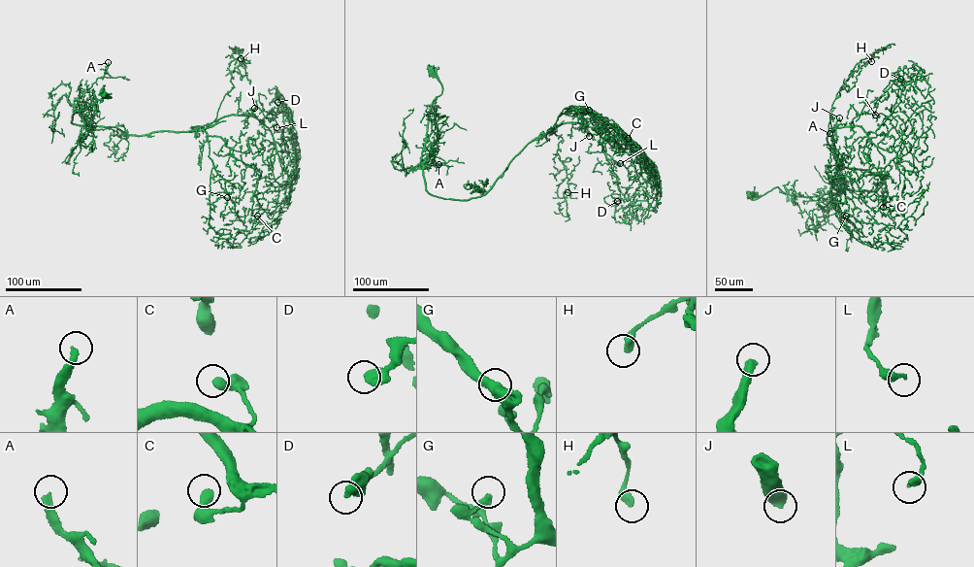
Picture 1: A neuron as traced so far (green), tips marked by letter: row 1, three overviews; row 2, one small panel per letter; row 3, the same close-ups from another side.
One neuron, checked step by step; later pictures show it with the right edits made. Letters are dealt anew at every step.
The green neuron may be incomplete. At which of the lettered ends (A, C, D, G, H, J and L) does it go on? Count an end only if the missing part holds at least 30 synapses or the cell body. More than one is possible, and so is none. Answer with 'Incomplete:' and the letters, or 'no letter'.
Incomplete: A, J

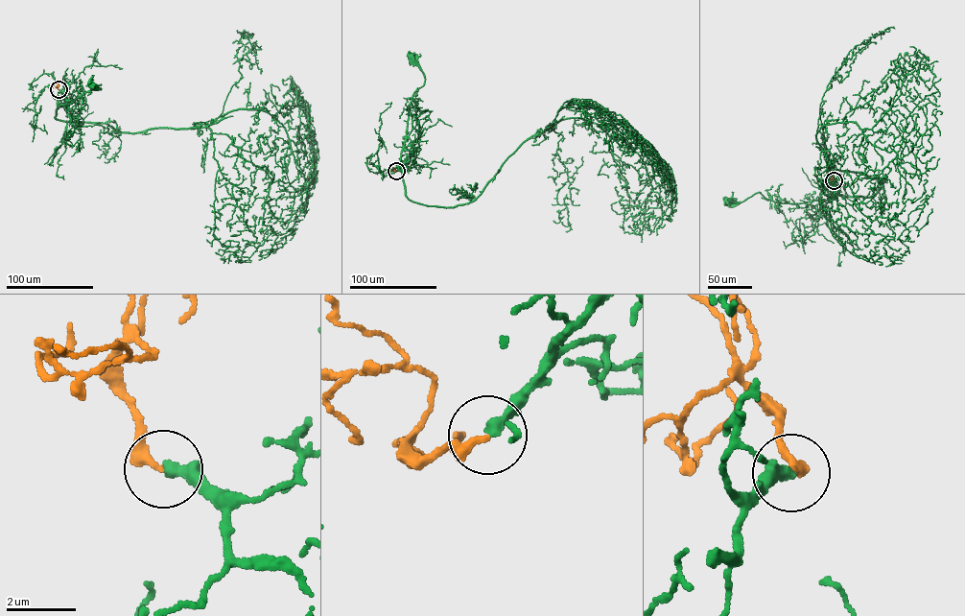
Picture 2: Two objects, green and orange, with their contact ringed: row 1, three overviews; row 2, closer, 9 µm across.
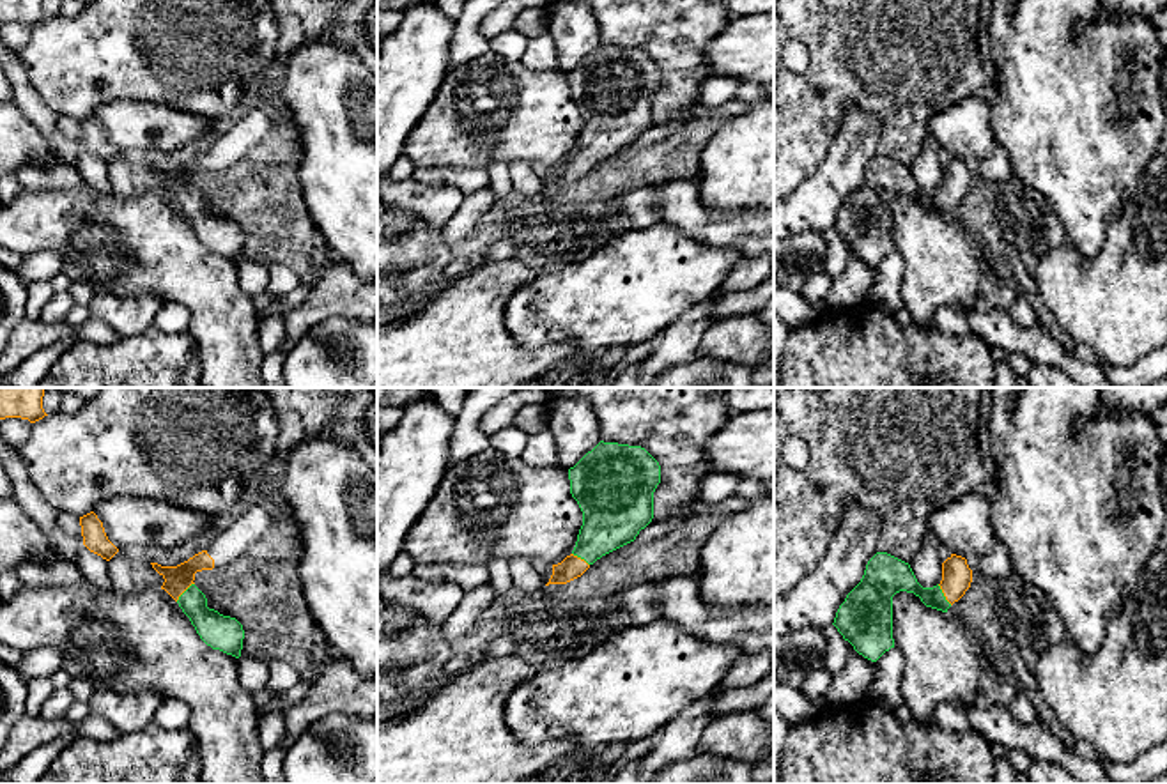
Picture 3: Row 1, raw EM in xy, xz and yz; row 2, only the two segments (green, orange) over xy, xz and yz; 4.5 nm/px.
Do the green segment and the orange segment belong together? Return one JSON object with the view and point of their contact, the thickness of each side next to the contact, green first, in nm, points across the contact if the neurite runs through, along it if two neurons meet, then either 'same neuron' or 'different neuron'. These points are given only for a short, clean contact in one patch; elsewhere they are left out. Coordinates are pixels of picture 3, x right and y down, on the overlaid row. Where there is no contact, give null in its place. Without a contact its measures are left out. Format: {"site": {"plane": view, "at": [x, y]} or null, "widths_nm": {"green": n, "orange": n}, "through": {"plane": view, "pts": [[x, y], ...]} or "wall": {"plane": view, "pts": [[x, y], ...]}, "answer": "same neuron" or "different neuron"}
{"site": {"plane": "yz", "at": [942, 595]}, "widths_nm": {"green": 160, "orange": 140}, "through": {"plane": "yz", "pts": [[891, 576], [927, 595], [942, 595], [955, 583], [957, 576]]}, "answer": "same neuron"}

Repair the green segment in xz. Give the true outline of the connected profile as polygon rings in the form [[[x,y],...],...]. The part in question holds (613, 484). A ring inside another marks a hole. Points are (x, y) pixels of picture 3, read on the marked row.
[[[600,441],[568,469],[568,480],[583,526],[572,554],[553,565],[545,586],[581,577],[597,559],[636,540],[653,519],[661,465],[641,446]]]

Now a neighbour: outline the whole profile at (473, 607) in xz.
[[[485,584],[464,593],[459,607],[443,626],[443,637],[457,648],[475,628],[487,618],[487,611],[494,605],[496,593]]]

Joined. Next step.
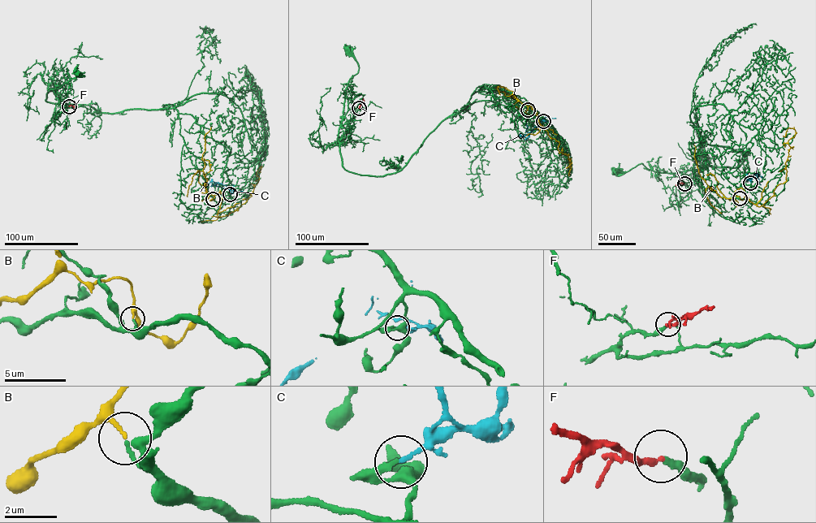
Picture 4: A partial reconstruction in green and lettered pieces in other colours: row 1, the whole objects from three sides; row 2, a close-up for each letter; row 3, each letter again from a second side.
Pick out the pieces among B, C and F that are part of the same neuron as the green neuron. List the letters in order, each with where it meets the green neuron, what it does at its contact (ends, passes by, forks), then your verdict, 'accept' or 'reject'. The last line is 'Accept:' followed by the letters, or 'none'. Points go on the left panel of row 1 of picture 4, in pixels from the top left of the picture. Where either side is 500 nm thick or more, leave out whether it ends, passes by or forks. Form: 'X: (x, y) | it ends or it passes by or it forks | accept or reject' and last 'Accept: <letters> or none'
B: (213, 199) | it ends | reject
C: (230, 194) | it ends | reject
F: (69, 106) | it ends | accept
Accept: F

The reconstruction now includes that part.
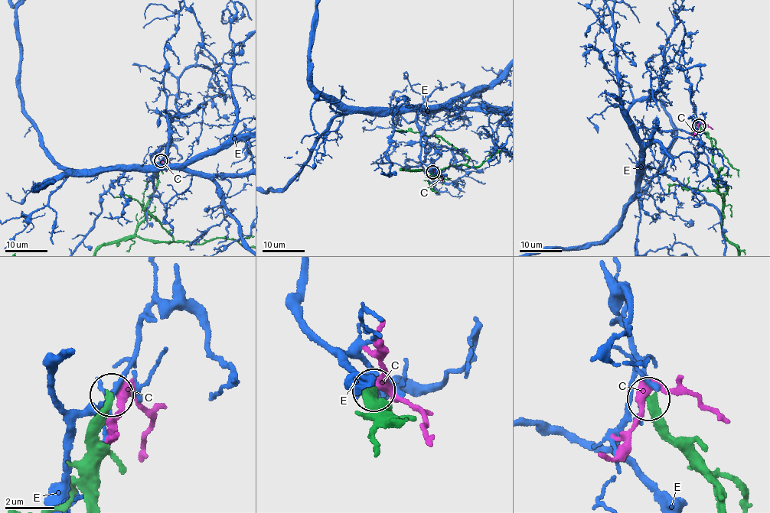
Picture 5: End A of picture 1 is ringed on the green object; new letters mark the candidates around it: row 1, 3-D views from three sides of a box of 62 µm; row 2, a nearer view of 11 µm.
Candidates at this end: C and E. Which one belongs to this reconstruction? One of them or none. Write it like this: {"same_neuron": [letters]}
{"same_neuron": []}

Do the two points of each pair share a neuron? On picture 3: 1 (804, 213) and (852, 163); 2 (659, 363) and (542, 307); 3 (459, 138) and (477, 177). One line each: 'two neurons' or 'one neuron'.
1: one neuron
2: two neurons
3: two neurons

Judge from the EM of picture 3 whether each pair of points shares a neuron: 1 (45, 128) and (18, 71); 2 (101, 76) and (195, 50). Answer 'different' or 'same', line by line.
1: same
2: same

